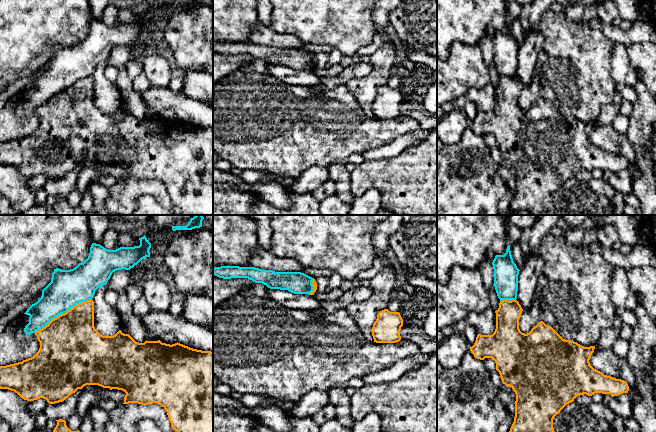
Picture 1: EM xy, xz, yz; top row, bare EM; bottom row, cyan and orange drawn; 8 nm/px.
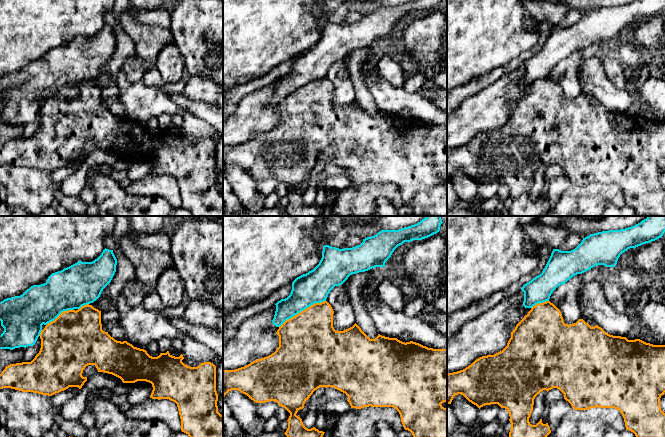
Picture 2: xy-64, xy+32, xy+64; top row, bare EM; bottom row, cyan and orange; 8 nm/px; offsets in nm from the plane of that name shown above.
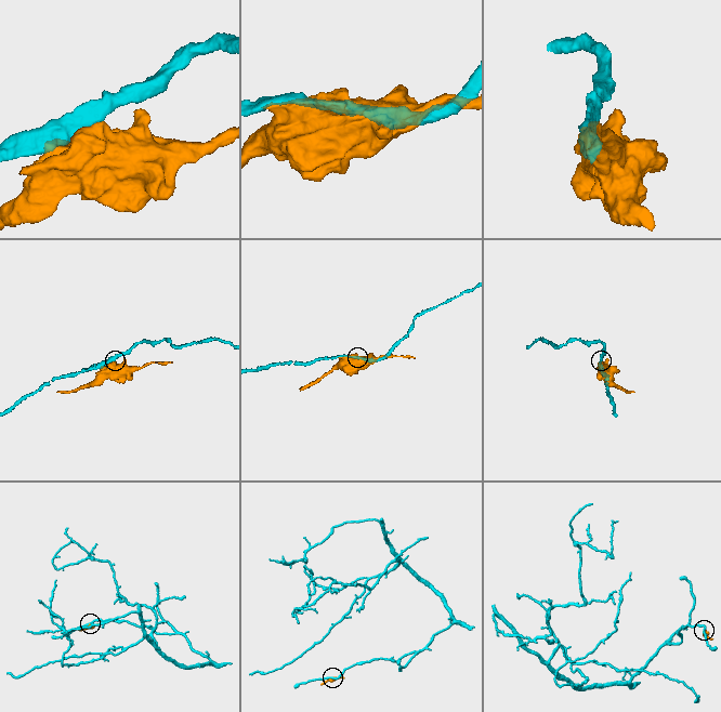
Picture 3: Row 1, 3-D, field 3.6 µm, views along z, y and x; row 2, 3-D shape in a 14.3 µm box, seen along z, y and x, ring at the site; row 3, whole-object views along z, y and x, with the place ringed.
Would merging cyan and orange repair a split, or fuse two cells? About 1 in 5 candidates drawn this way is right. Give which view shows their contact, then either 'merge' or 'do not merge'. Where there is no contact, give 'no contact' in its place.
xy | do not merge

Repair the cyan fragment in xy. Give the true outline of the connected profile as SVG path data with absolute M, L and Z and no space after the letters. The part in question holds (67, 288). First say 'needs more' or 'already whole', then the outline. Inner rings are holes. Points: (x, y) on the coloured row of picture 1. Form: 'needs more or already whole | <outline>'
already whole | M145 235L139 240L139 246L116 250L92 243L89 256L83 263L70 270L54 269L51 282L42 290L41 298L24 313L30 316L25 334L35 333L77 304L92 300L95 291L107 284L113 272L130 270L142 259L150 257L151 243Z

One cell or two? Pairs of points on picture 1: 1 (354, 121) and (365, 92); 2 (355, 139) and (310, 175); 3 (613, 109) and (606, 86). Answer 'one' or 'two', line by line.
1: two
2: two
3: two

